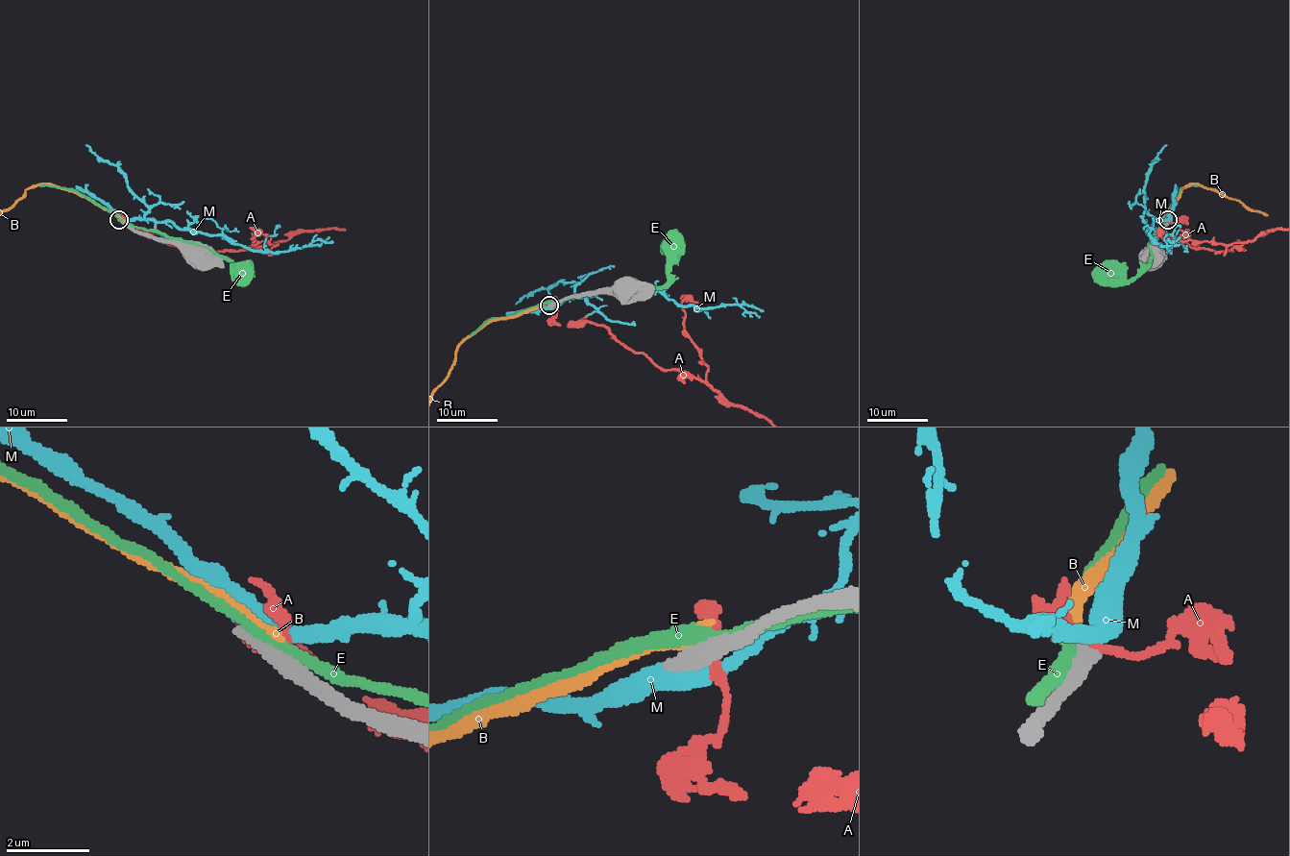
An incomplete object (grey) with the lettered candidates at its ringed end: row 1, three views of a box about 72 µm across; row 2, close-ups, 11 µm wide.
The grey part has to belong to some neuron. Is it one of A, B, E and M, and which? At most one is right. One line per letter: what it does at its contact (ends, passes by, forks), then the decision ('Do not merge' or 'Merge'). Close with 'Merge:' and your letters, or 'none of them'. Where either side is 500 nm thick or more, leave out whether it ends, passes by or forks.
A: Do not merge
B: Do not merge
E: It passes by. Do not merge
M: Do not merge
Merge: none of them

